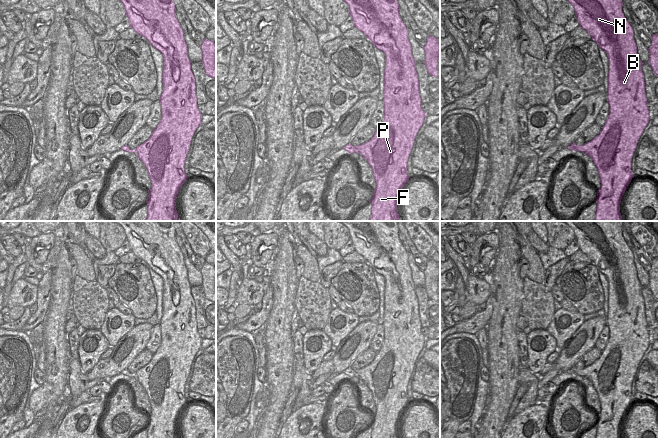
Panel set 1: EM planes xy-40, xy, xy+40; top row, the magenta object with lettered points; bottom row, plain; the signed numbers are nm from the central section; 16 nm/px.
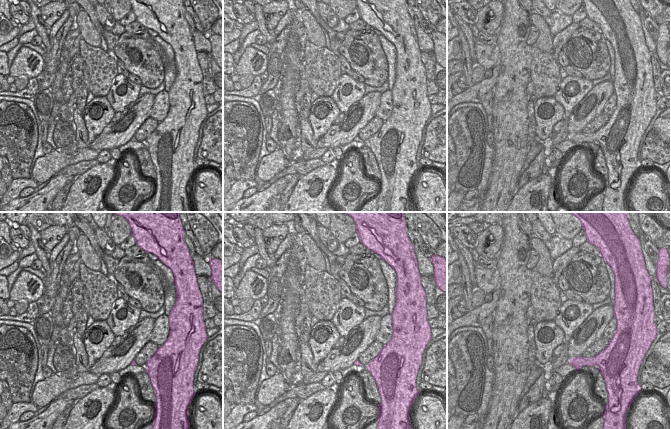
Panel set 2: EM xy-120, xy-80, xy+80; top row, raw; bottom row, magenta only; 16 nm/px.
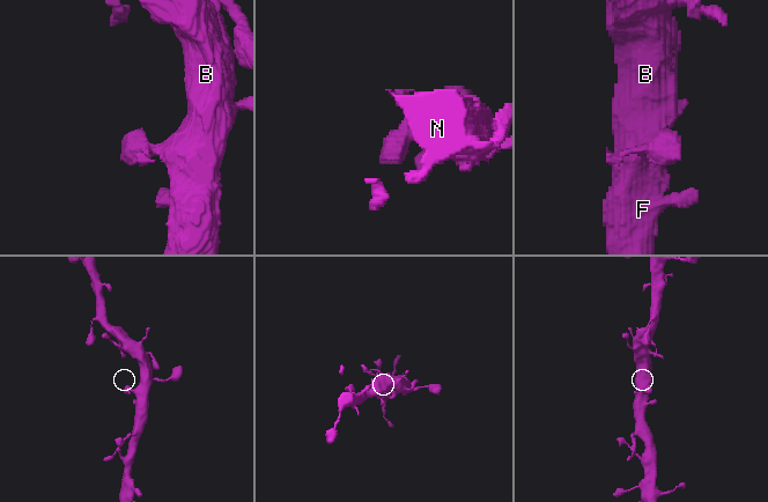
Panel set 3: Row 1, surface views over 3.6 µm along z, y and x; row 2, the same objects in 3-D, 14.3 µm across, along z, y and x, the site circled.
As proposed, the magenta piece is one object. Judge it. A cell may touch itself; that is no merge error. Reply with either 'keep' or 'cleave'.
keep

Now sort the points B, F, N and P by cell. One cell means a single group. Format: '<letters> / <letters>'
B F N P

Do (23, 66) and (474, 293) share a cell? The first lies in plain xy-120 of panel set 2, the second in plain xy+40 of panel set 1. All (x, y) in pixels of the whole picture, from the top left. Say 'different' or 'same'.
same

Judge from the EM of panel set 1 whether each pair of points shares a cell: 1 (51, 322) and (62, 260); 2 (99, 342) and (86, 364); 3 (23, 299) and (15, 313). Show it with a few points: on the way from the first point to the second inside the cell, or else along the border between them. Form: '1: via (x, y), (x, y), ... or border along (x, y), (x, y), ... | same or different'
1: via (58, 307), (61, 275) | same
2: via (97, 347), (87, 359) | same
3: border along (24, 307), (12, 306), (10, 308) | different

